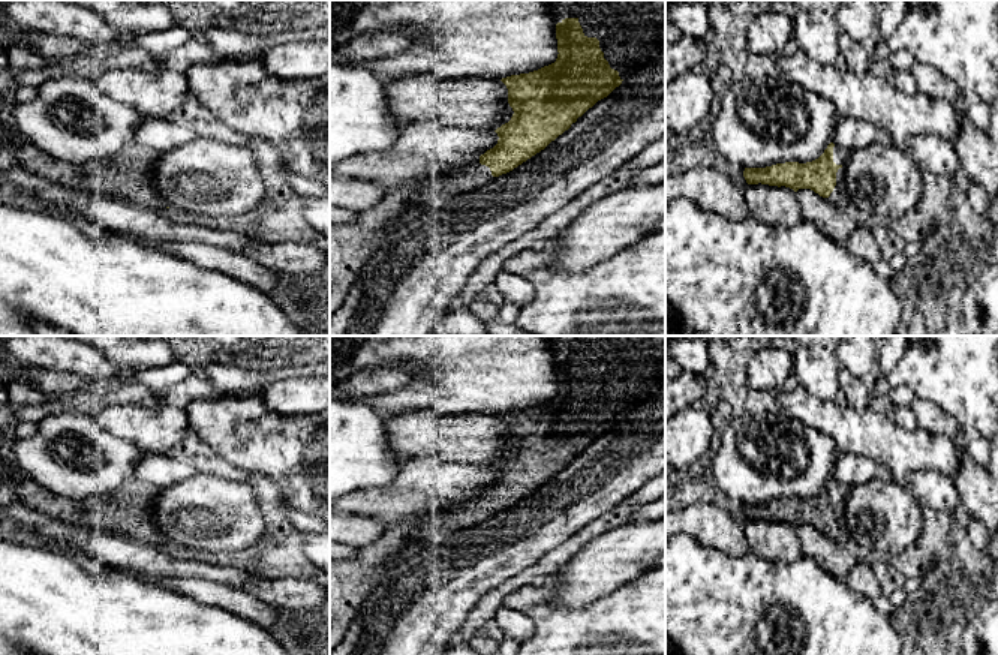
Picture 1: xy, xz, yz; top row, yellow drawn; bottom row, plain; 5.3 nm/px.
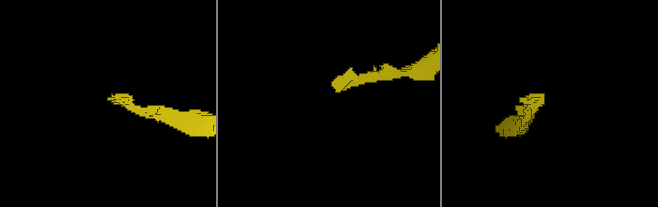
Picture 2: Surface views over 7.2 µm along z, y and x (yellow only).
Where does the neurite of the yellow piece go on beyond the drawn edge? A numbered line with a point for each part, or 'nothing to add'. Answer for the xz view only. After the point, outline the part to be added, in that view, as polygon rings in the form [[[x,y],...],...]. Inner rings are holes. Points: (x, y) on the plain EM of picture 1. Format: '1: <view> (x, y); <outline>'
1: xz (631, 367); [[[551,336],[556,358],[577,354],[584,372],[596,373],[610,403],[626,415],[665,381],[665,336]]]
2: xz (435, 526); [[[477,496],[465,505],[445,511],[432,511],[423,517],[411,519],[408,523],[415,531],[421,544],[436,544],[451,534],[471,528],[493,514],[490,504]]]

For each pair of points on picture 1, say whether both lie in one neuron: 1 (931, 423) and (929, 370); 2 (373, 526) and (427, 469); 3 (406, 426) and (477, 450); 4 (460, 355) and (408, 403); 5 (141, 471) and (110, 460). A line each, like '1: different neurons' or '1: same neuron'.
1: different neurons
2: different neurons
3: same neuron
4: same neuron
5: different neurons

